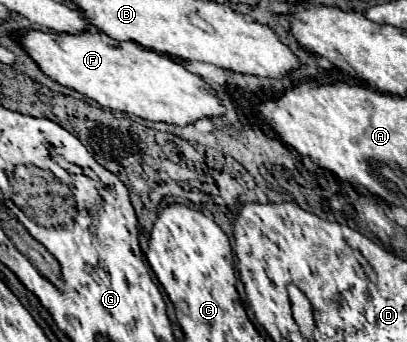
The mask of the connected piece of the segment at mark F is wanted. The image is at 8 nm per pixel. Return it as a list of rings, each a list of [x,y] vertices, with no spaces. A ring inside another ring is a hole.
[[[28,30],[20,42],[52,80],[78,90],[104,108],[178,126],[194,124],[198,118],[218,118],[226,114],[218,94],[198,74],[186,70],[170,56],[150,52],[140,44],[118,42],[96,30],[78,36]]]

